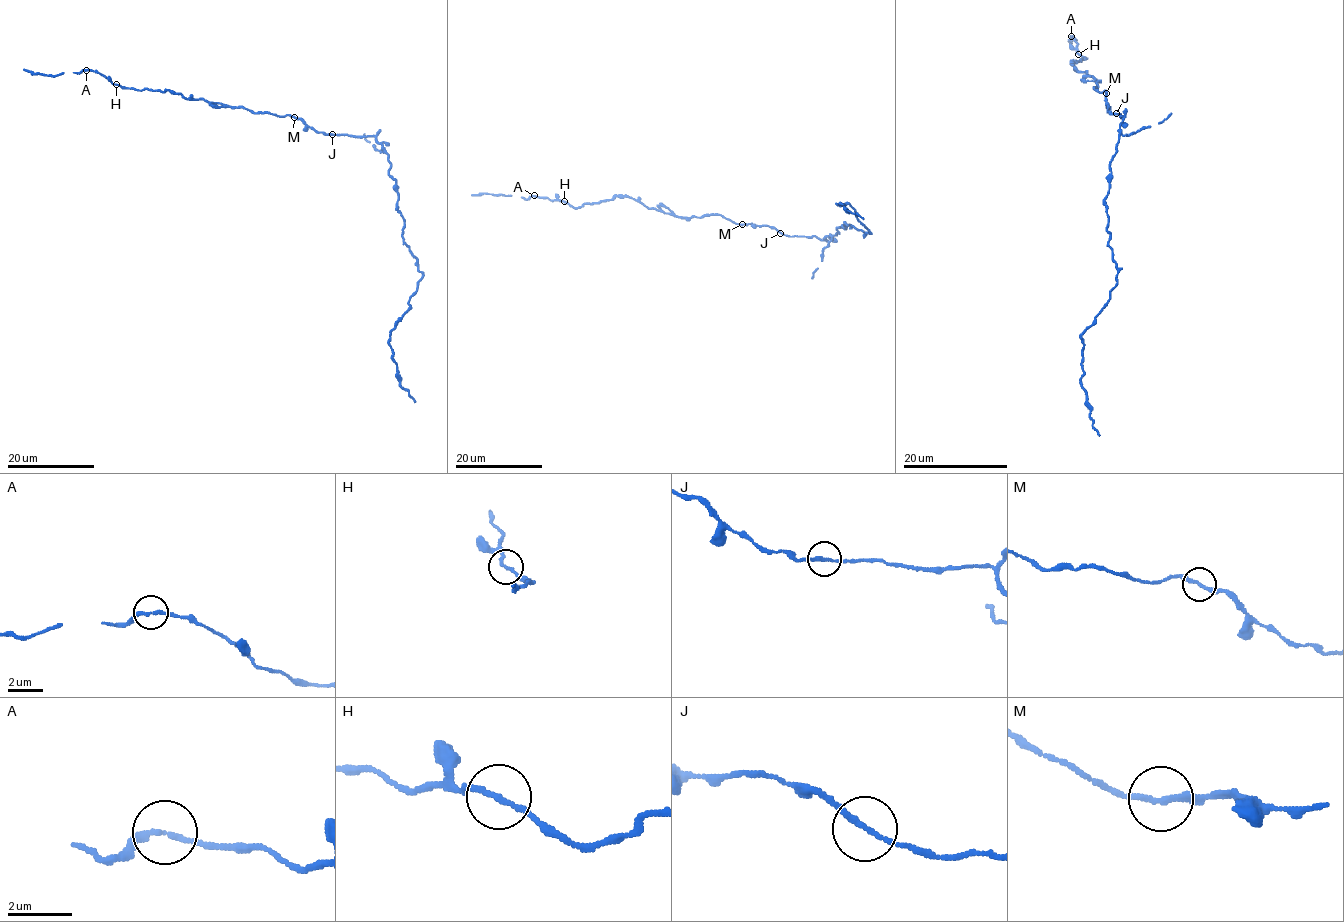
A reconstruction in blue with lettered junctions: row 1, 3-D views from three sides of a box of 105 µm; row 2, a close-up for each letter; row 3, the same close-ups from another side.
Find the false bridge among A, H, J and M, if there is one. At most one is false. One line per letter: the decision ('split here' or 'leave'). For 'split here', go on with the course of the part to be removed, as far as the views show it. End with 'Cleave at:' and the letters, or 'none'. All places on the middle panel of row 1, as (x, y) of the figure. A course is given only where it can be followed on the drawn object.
A: leave
H: leave
J: leave
M: leave
Cleave at: none

